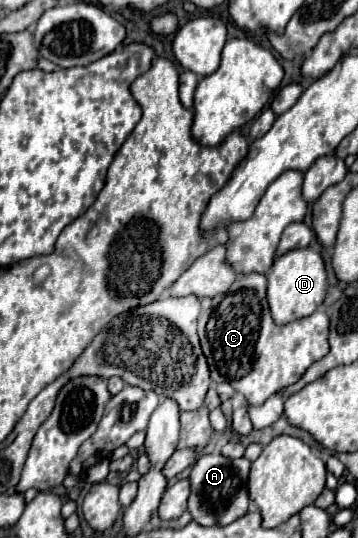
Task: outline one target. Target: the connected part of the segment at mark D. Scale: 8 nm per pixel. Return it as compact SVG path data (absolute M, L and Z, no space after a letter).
M312 248L288 250L280 258L276 258L268 274L268 304L270 304L274 322L286 324L286 322L310 316L324 302L326 288L328 288L326 266L320 252Z

